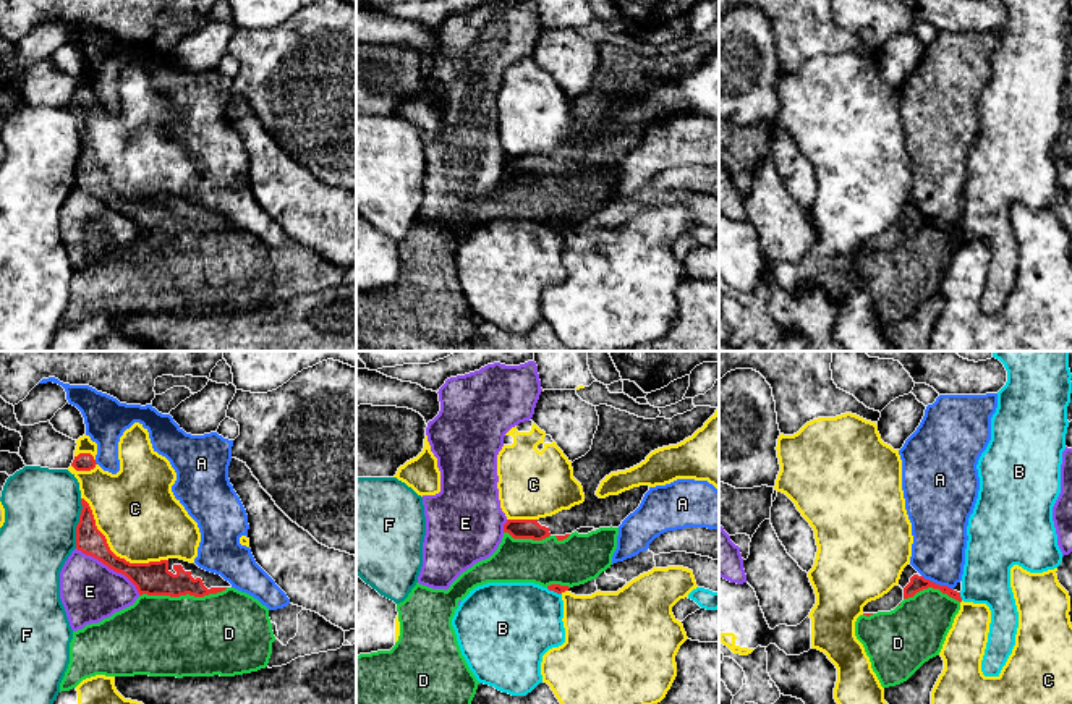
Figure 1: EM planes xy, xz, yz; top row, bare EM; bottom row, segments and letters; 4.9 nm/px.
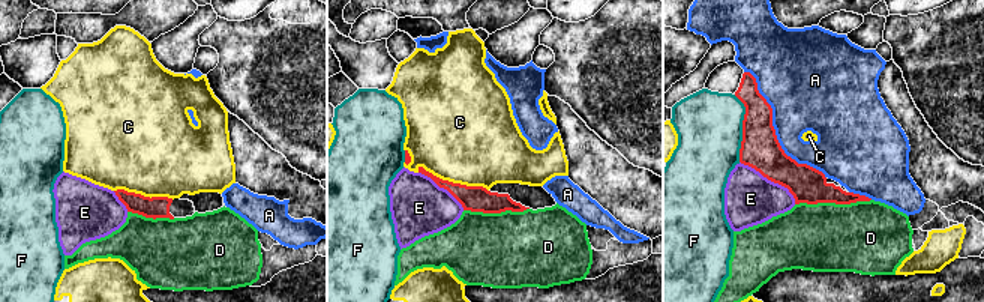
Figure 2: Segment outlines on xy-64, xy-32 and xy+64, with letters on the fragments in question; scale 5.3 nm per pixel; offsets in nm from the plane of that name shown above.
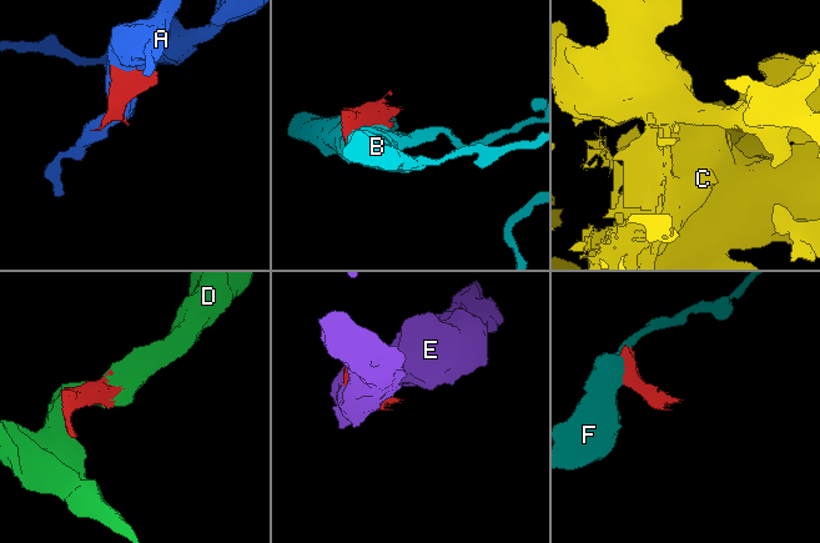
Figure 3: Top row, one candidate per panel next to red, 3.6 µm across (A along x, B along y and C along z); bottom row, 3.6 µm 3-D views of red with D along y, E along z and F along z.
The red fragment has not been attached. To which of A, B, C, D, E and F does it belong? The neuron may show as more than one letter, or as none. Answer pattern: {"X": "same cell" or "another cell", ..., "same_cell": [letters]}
{"A": "another cell", "B": "another cell", "C": "another cell", "D": "another cell", "E": "another cell", "F": "another cell", "same_cell": []}

